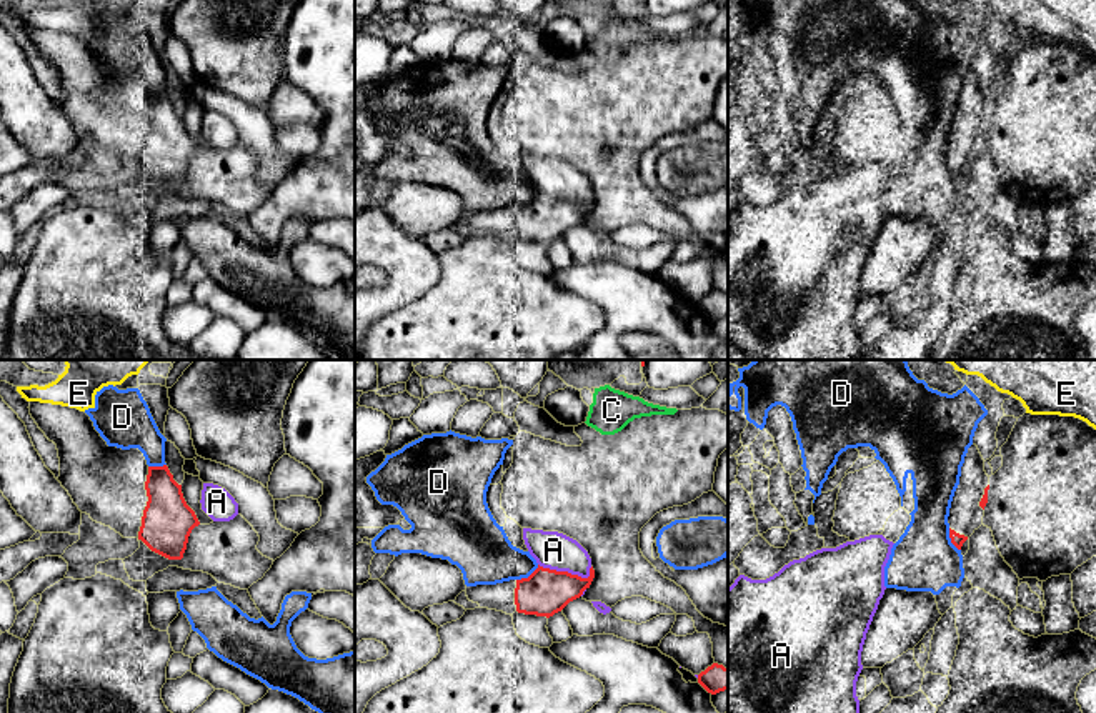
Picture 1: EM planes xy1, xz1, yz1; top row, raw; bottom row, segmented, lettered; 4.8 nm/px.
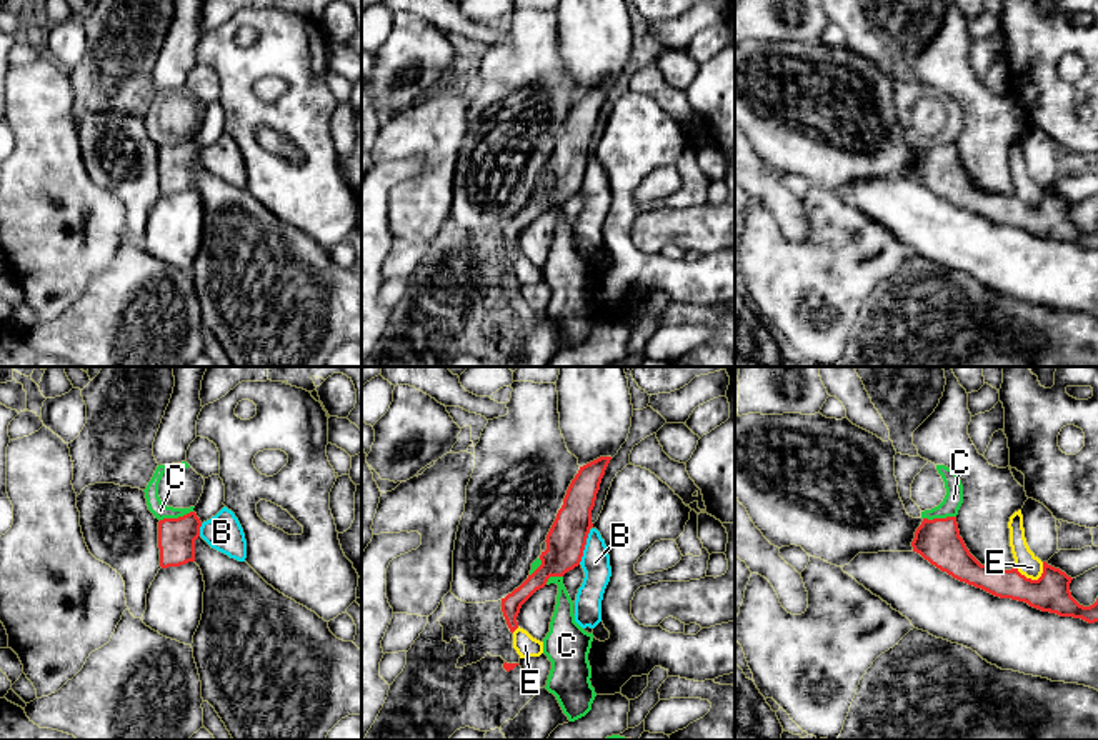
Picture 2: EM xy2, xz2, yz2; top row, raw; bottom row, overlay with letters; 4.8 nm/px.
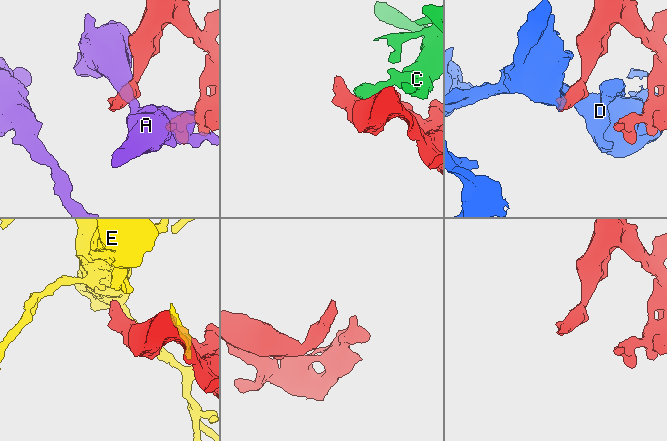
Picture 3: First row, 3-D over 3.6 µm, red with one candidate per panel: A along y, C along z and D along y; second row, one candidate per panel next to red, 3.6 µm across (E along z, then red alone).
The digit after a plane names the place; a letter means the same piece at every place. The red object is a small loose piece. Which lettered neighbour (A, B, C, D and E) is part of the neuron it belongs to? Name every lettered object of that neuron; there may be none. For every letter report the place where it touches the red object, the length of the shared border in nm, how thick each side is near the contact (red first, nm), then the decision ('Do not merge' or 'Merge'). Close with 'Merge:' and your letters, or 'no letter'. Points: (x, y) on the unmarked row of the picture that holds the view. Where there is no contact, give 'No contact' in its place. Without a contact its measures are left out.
A: Touches red at xz1 (567, 199). Shared border 260 nm. Thickness 220 nm (red) against 180 nm. Do not merge
B: Touches red at xz2 (583, 174). Shared border 180 nm. Thickness 190 nm (red) against 140 nm. Do not merge
C: Touches red at xy2 (175, 145). Shared border 170 nm. Thickness 180 nm (red) against 80 nm. Do not merge
D: Touches red at xz1 (528, 204). Shared border 130 nm. Thickness 220 nm (red) against 280 nm. Do not merge
E: Touches red at yz2 (1028, 205). Shared border 150 nm. Thickness 180 nm (red) against 110 nm. Do not merge
Merge: no letter

